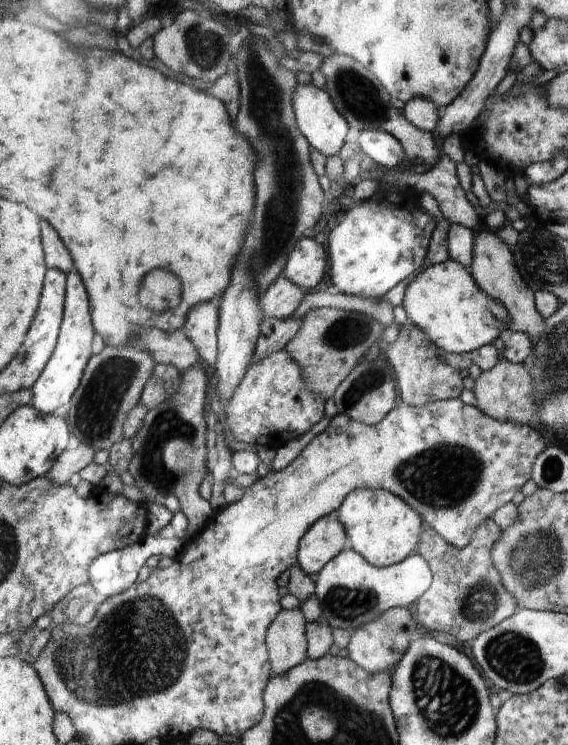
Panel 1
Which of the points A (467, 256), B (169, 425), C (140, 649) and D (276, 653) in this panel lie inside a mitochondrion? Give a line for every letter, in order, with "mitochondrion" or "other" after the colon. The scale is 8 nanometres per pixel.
A: other
B: mitochondrion
C: mitochondrion
D: other

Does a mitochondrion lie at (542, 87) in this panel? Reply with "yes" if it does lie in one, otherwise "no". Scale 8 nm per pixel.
no

